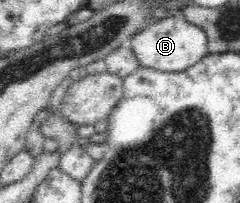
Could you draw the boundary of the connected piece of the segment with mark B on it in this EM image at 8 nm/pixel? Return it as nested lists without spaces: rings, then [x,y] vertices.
[[[164,18],[149,24],[132,36],[130,48],[140,67],[154,68],[162,72],[182,72],[206,55],[206,35],[184,18]]]

